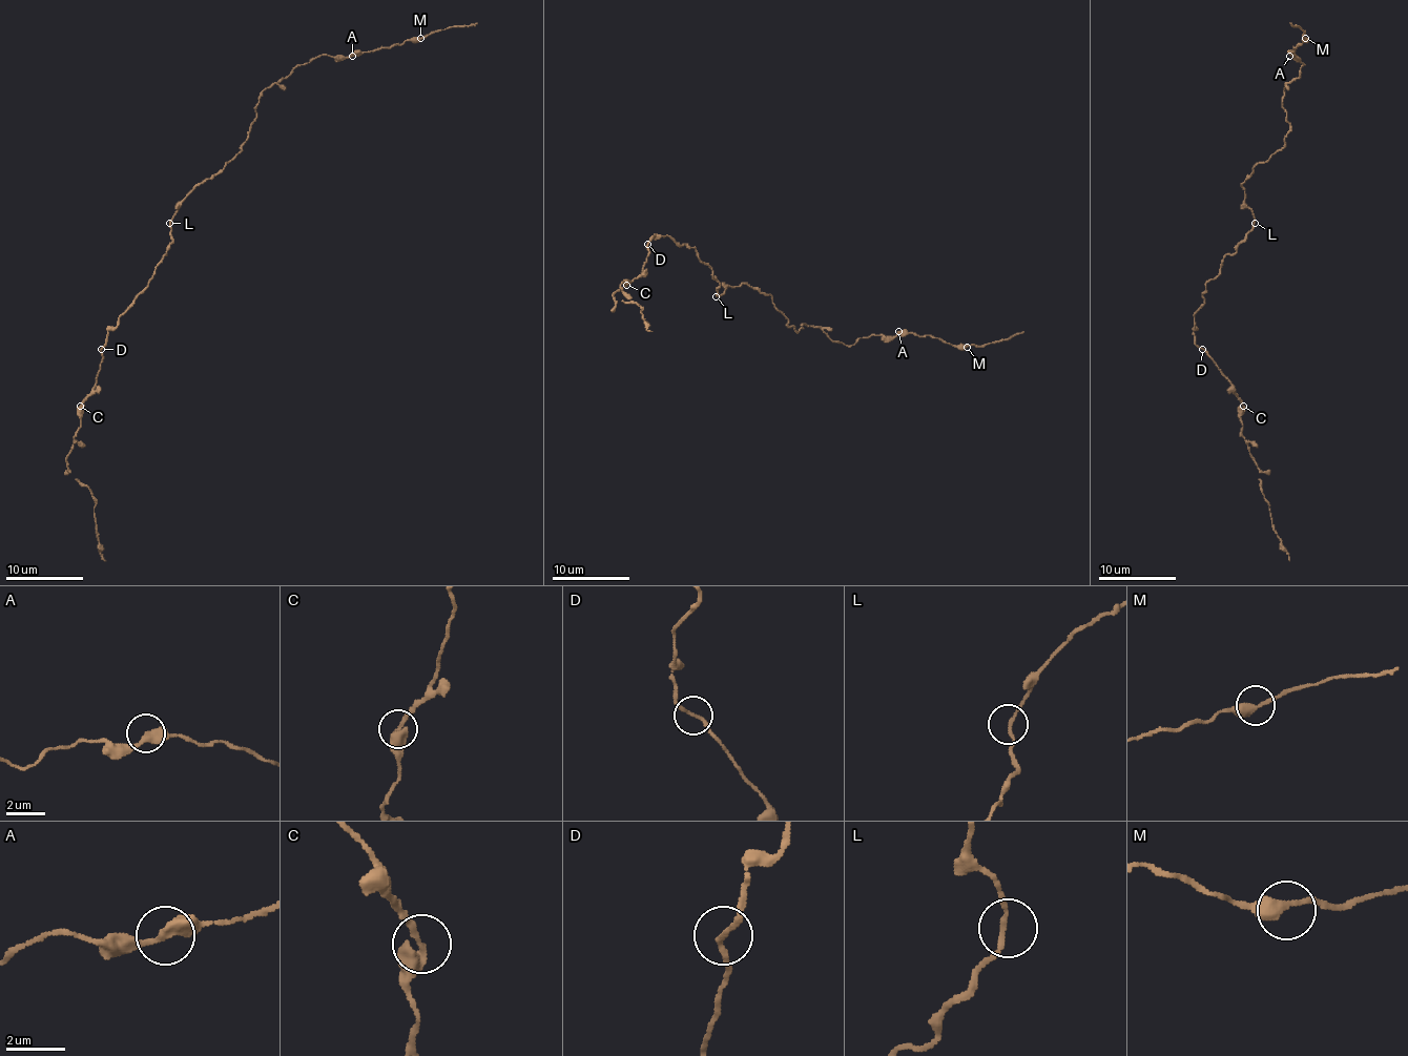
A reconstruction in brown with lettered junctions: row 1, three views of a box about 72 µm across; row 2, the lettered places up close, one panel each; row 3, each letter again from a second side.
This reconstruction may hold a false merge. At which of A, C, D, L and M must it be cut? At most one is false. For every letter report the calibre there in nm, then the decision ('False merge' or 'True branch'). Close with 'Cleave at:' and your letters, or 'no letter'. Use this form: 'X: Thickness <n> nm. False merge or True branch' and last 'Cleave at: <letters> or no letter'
A: Thickness 380 nm. True branch
C: Thickness 400 nm. True branch
D: Thickness 170 nm. True branch
L: Thickness 180 nm. True branch
M: Thickness 400 nm. True branch
Cleave at: no letter

